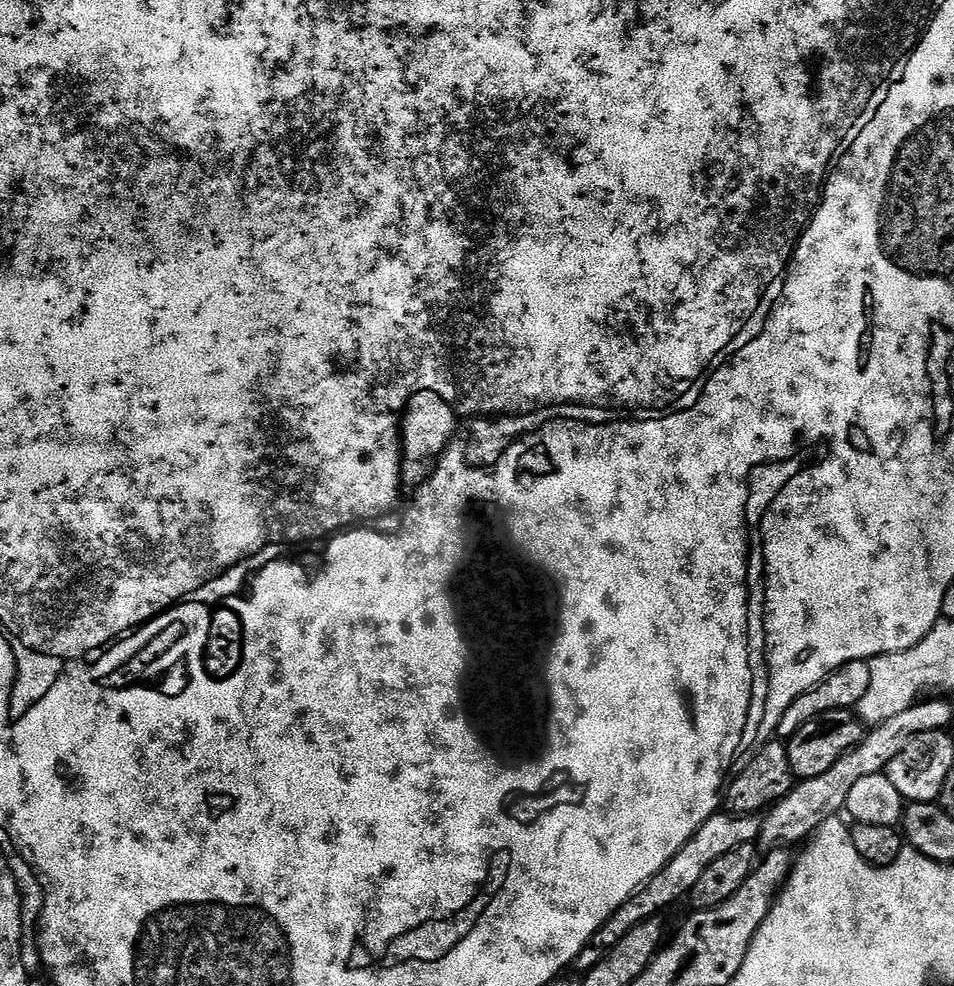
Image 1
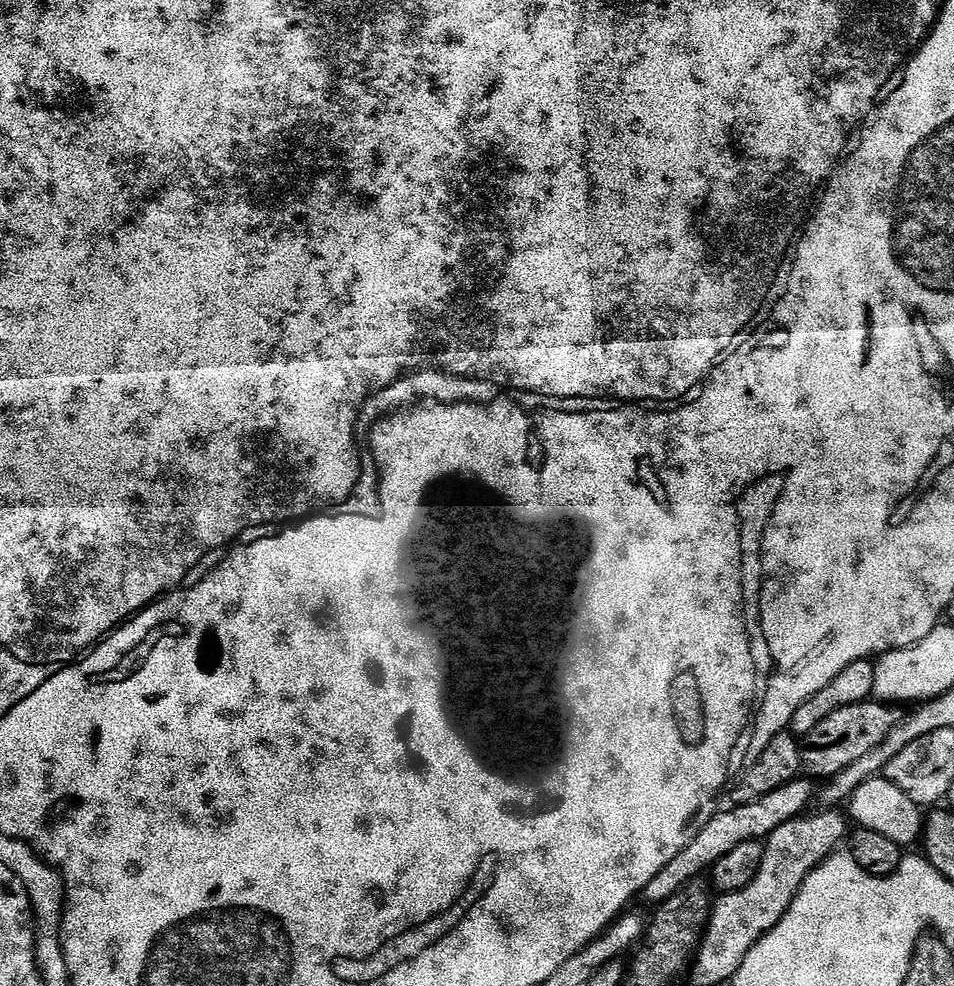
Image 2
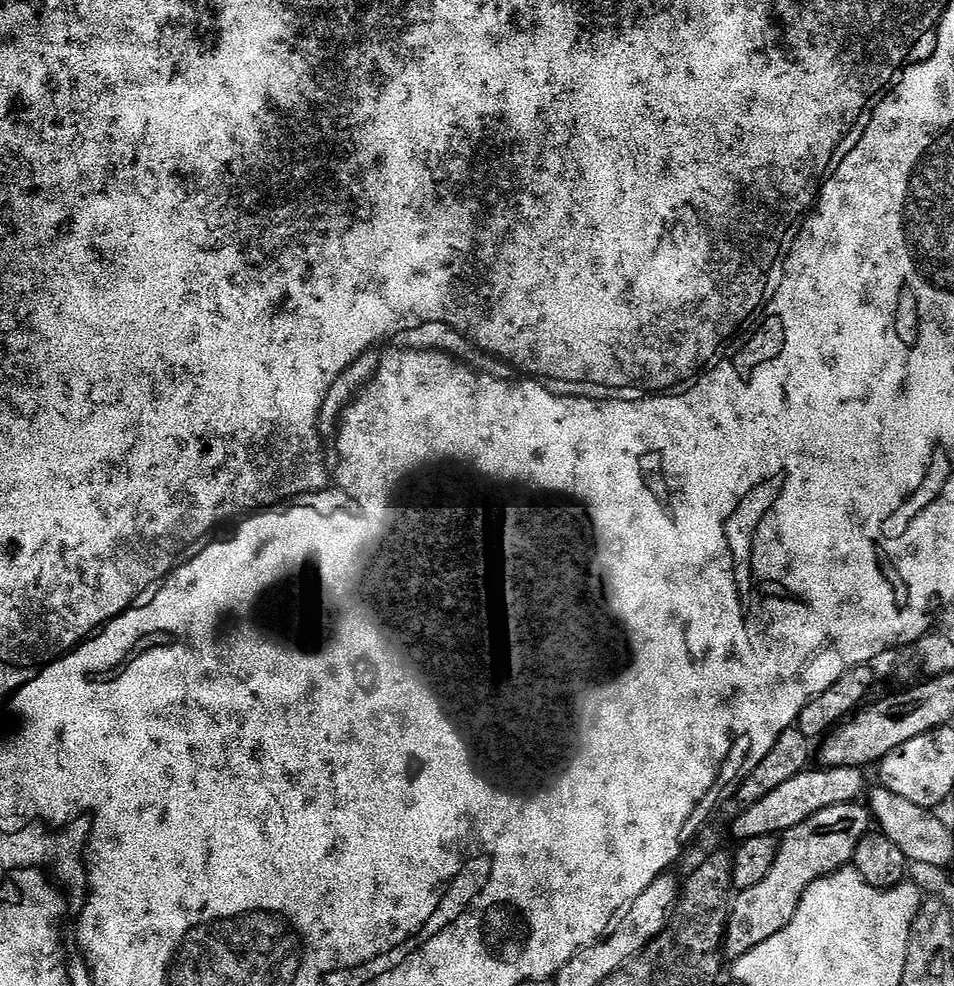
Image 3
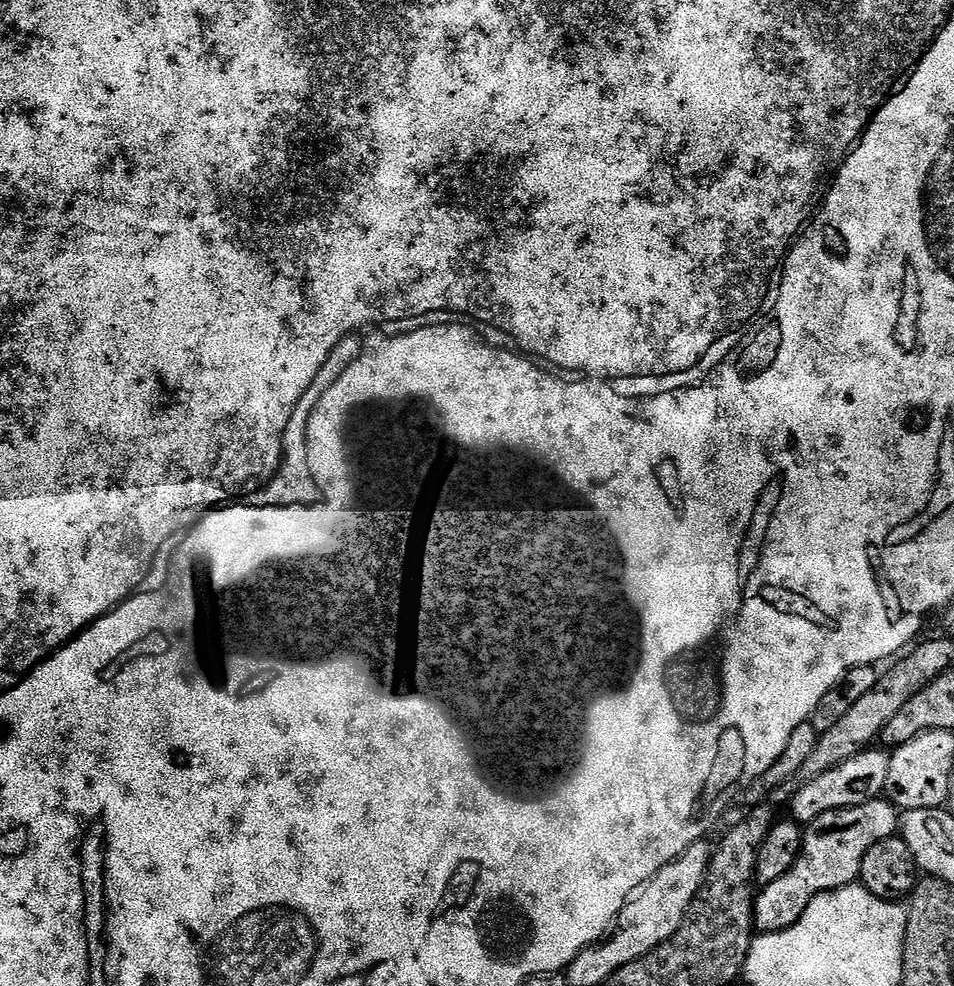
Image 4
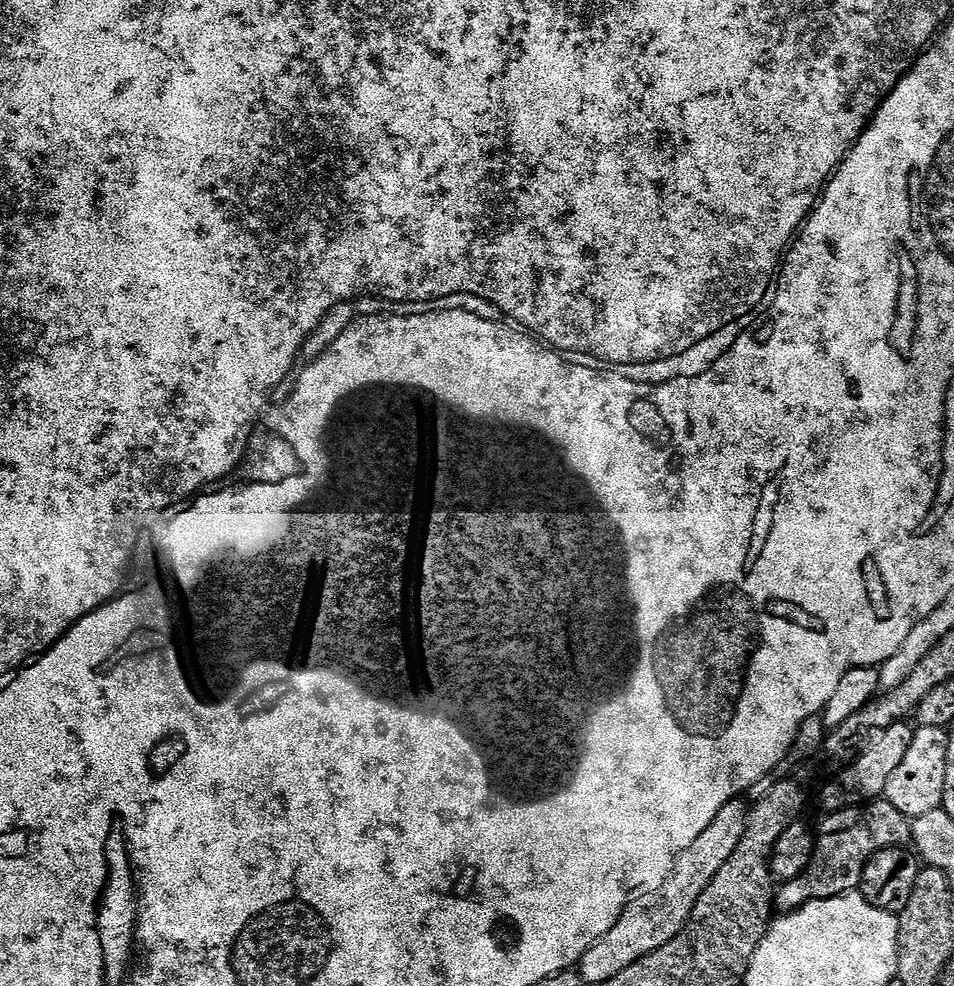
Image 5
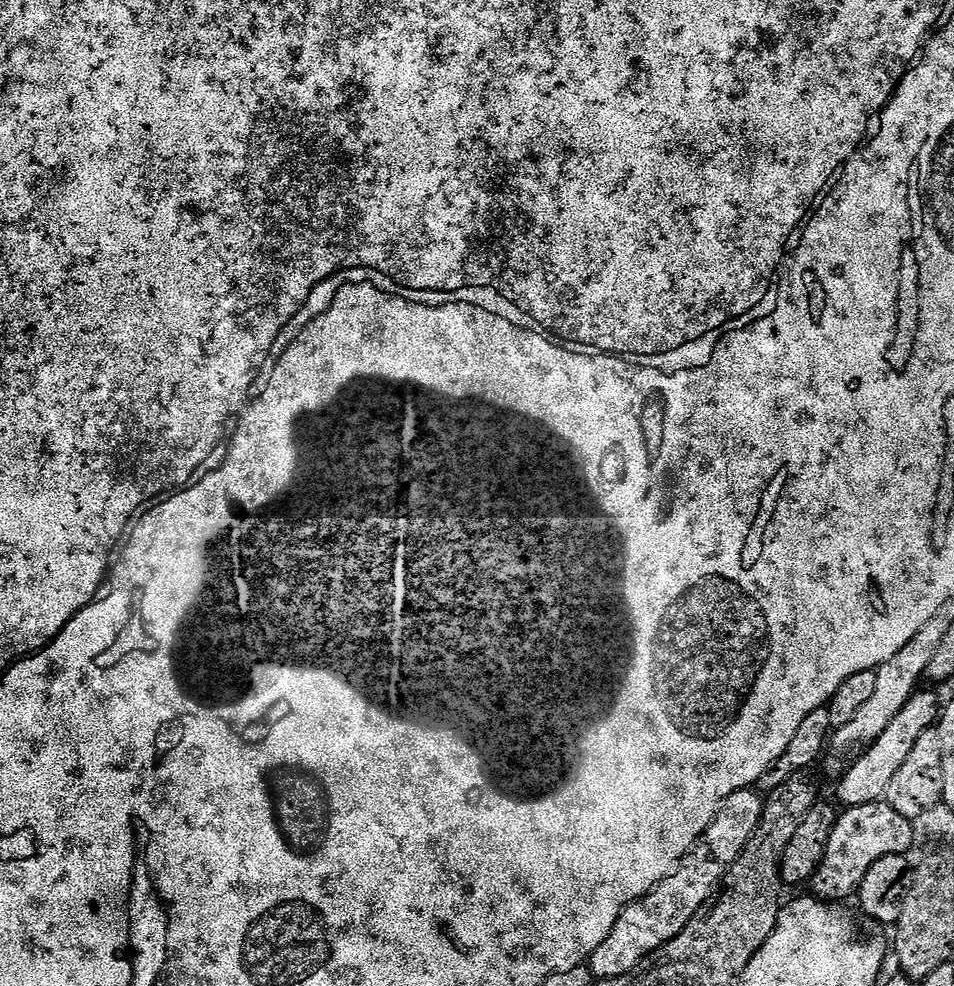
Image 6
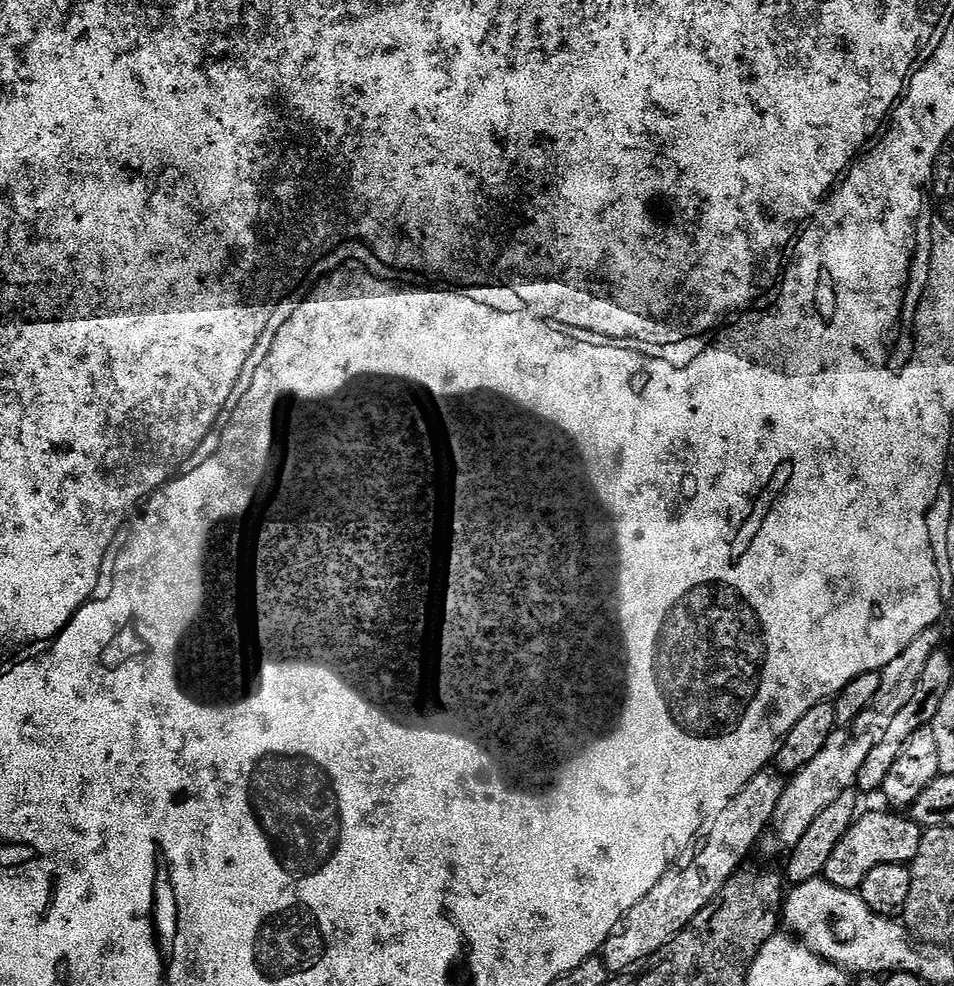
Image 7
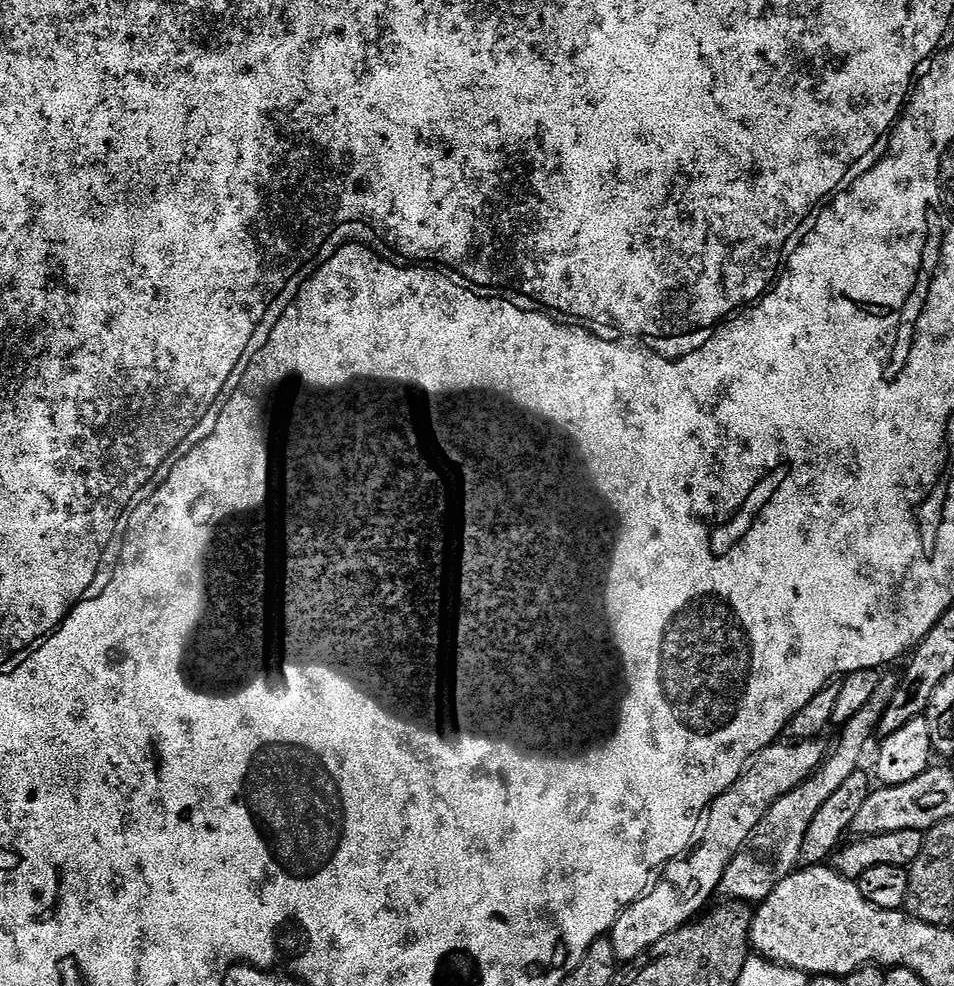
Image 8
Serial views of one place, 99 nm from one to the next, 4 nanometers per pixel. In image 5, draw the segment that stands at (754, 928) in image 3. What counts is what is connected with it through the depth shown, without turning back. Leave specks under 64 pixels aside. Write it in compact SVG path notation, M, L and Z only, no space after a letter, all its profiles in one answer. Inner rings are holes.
M883 798L865 803L863 806L843 808L823 817L816 838L816 853L810 866L798 878L781 883L774 896L777 913L797 912L815 900L825 900L857 891L862 870L875 852L883 848L898 848L912 839L909 817L903 816L890 802Z

